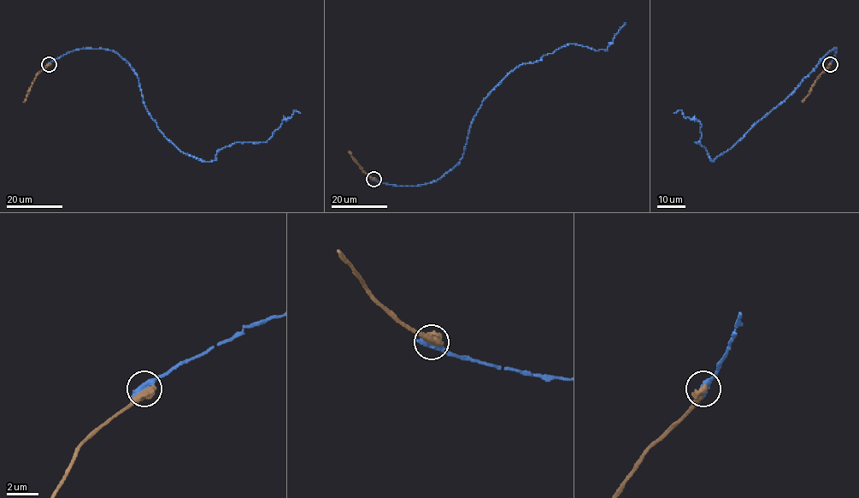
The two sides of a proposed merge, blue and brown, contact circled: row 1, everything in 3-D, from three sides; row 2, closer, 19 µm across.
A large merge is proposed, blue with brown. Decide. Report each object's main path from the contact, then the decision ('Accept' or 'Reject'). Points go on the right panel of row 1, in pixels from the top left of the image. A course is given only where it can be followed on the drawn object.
Course of blue: (830, 63), (837, 49), (714, 162), (695, 142), (702, 135), (701, 124), (680, 109), (674, 113). Course of brown: (830, 63), (802, 102). Reject

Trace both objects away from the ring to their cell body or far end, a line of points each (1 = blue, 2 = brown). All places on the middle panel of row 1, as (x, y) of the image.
1: (373, 179), (410, 186), (436, 181), (462, 157), (474, 116), (508, 74), (569, 44), (606, 50), (626, 23)
2: (373, 179), (361, 168), (349, 151)

